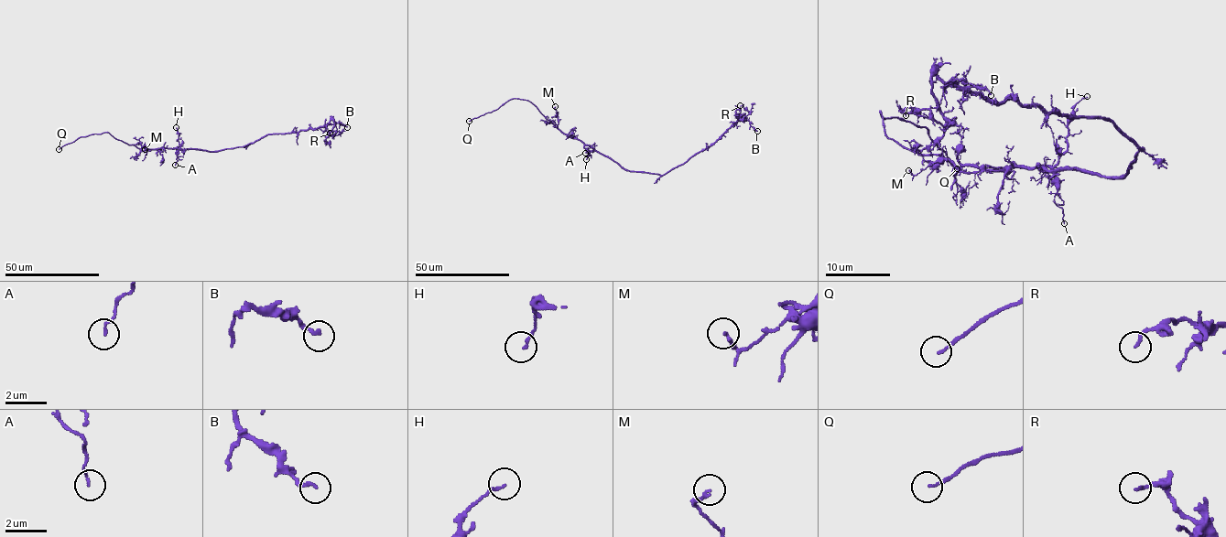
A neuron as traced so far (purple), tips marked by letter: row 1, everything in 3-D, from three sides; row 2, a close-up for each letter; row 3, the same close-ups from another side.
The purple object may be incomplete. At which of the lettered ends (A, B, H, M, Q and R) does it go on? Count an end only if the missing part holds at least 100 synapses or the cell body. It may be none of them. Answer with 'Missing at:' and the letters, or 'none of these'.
Missing at: Q

